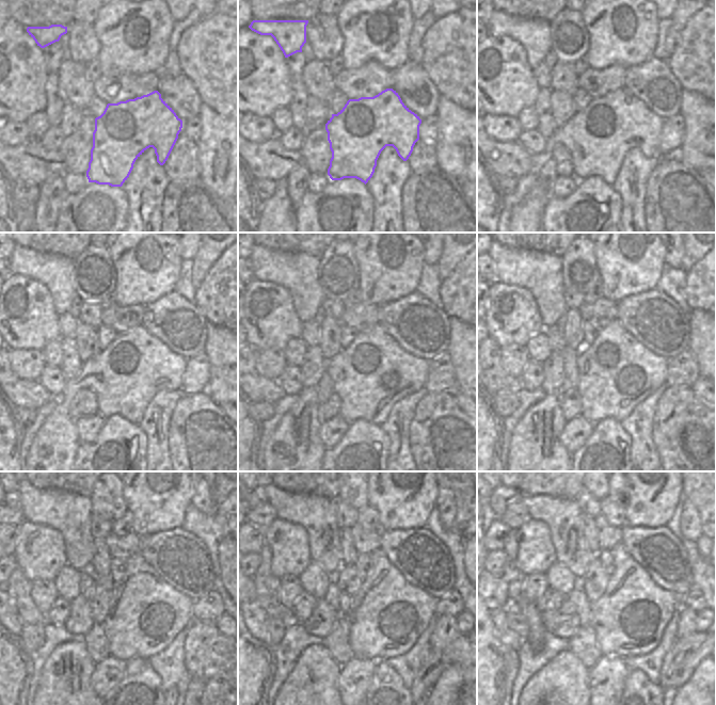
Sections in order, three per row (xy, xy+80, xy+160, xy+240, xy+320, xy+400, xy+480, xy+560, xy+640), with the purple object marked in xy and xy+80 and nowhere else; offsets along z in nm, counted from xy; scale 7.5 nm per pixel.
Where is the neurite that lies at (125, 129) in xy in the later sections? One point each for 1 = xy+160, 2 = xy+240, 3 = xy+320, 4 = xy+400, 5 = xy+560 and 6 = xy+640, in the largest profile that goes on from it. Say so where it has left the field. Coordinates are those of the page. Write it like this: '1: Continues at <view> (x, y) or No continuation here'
1: Continues at xy+160 (598, 137)
2: Continues at xy+240 (125, 377)
3: Continues at xy+320 (372, 373)
4: Continues at xy+400 (617, 372)
5: Continues at xy+560 (387, 615)
6: Continues at xy+640 (630, 618).

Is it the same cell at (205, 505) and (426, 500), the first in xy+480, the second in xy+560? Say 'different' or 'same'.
different

